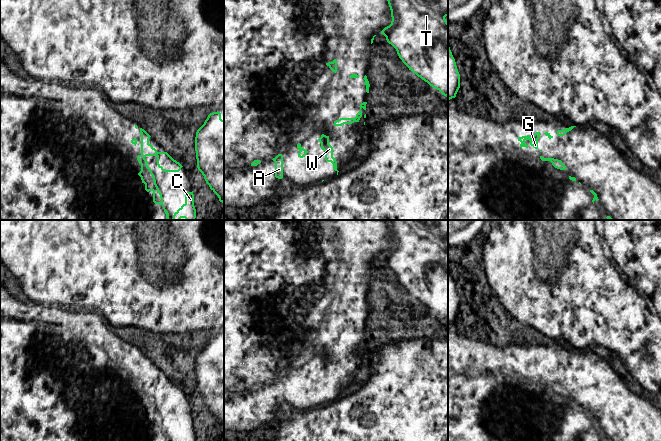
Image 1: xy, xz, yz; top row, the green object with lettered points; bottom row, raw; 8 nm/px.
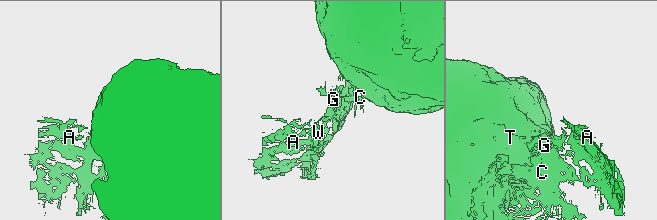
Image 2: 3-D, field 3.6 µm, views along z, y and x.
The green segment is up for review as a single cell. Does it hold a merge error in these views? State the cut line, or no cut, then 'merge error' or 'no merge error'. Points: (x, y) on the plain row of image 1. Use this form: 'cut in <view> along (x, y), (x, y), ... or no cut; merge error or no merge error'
no cut; no merge error

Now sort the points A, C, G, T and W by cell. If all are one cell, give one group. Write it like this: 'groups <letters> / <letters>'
groups A C G T W

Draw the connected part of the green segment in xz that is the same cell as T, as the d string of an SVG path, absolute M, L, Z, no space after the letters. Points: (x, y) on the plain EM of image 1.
M385 220L387 222L390 234L392 245L391 248L385 251L381 258L386 261L386 264L391 268L397 275L399 282L402 286L415 297L422 304L427 306L433 312L439 314L442 319L448 321L448 246L445 241L448 240L448 220Z

